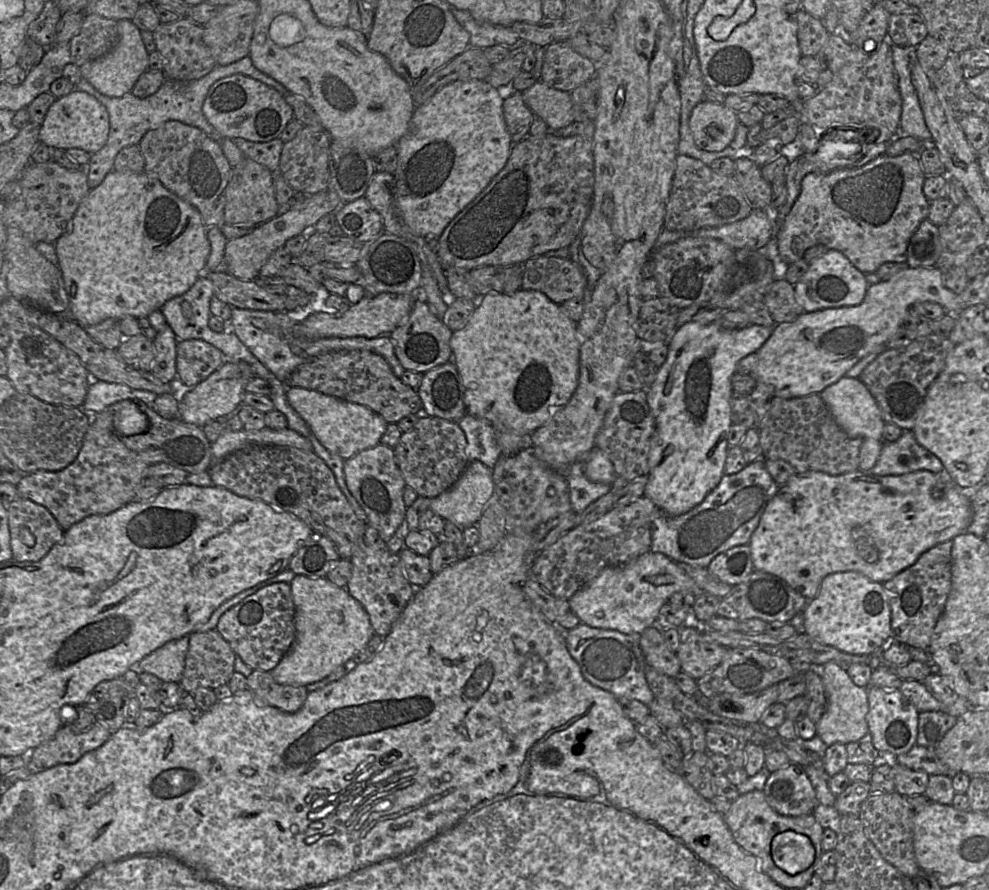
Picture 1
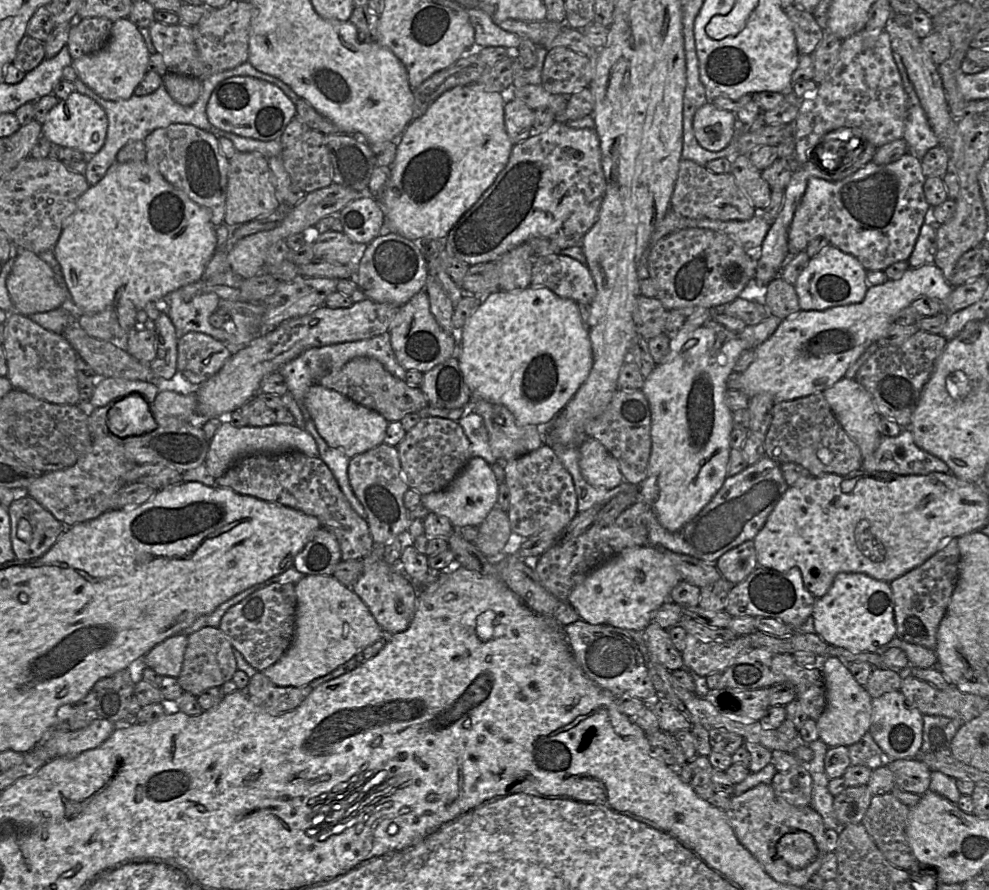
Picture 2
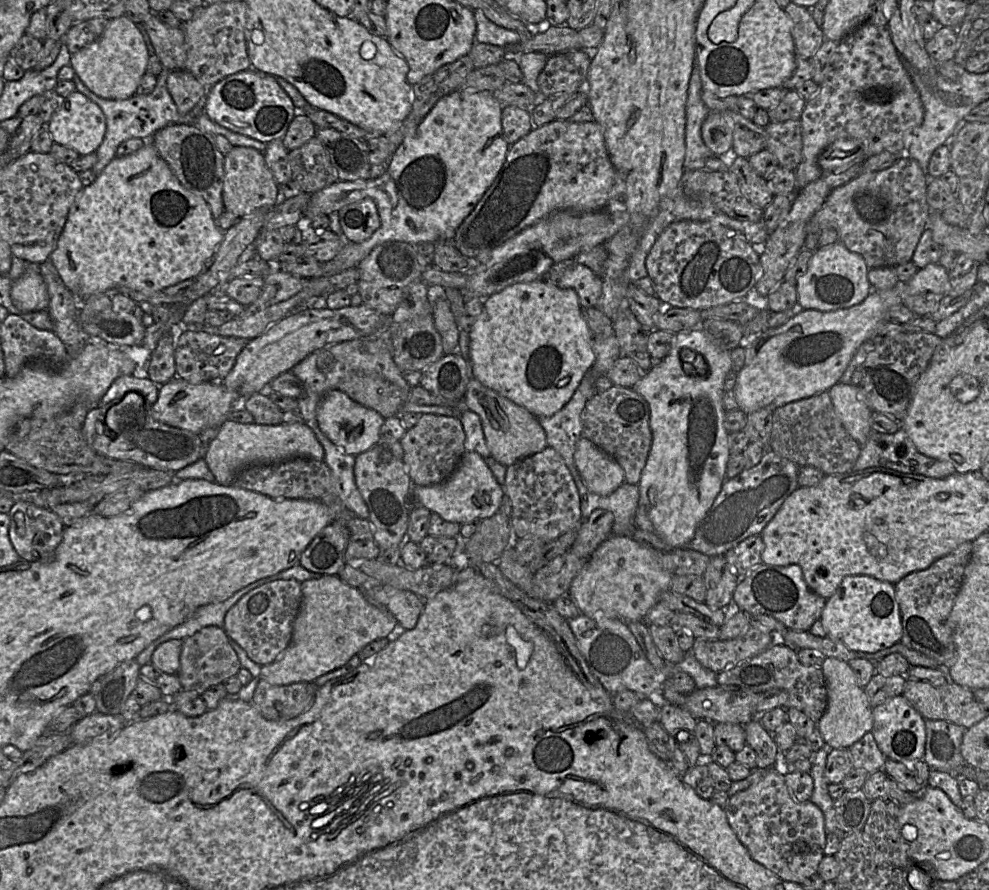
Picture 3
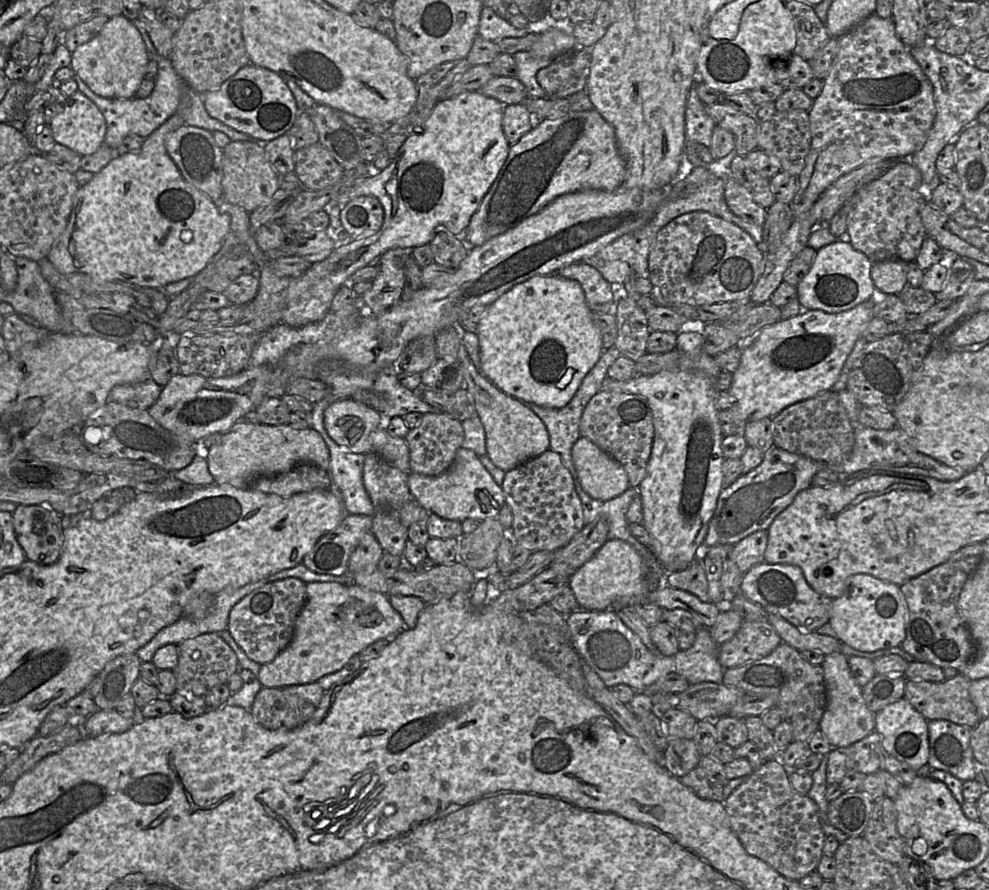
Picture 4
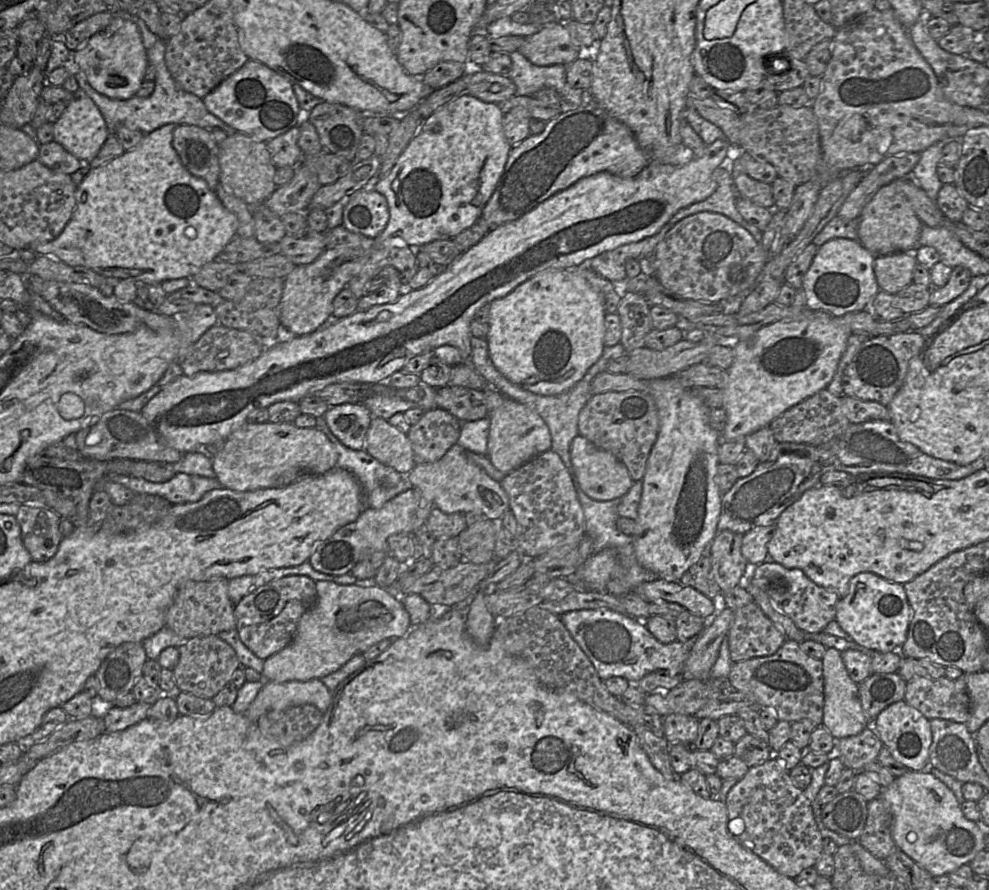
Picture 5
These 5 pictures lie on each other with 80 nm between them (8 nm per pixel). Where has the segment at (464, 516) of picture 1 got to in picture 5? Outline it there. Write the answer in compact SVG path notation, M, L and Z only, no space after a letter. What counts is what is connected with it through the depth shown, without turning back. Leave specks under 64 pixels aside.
M455 444L438 461L432 463L415 464L407 474L407 481L410 487L418 490L421 495L438 508L443 513L462 513L474 512L480 514L485 519L500 521L504 513L509 510L509 498L501 483L492 479L481 467L472 462L466 456L466 449Z

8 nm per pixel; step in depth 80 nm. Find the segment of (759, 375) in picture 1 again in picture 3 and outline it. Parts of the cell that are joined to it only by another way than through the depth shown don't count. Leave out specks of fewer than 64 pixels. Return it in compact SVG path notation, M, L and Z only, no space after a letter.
M939 263L928 264L919 269L906 283L899 282L890 290L873 289L863 302L850 308L829 312L815 309L802 310L779 327L769 328L750 340L741 339L739 345L745 349L745 365L737 374L733 389L738 408L746 414L762 408L776 409L790 402L828 391L840 381L859 346L870 339L879 324L886 322L884 314L889 308L903 304L906 297L916 294L930 292L941 297L948 293L948 285L948 270Z

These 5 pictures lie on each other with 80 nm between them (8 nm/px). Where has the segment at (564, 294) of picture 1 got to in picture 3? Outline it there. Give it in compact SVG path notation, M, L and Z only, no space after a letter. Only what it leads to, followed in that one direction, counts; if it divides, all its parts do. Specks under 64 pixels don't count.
M574 259L552 265L543 279L562 289L574 289L583 308L596 307L602 294L601 276Z

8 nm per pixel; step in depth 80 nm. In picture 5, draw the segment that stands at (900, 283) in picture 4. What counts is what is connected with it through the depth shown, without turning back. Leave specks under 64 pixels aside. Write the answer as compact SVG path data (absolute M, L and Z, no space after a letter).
M896 252L876 257L873 268L880 291L896 295L912 284L917 264L912 252Z

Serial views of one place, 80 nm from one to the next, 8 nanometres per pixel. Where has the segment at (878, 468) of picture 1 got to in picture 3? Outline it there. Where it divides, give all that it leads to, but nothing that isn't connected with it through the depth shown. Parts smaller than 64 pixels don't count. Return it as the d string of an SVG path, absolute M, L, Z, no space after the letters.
M902 428L894 434L872 432L866 443L861 446L853 471L863 471L874 467L889 468L903 474L917 474L930 478L945 478L955 473L950 463L920 453Z

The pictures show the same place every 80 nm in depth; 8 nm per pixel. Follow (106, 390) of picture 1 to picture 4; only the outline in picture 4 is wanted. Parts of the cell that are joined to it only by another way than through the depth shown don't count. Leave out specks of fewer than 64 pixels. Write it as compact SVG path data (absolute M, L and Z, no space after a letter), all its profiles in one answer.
M148 378L136 384L116 385L110 391L107 402L118 402L132 408L148 410L159 398L162 386Z

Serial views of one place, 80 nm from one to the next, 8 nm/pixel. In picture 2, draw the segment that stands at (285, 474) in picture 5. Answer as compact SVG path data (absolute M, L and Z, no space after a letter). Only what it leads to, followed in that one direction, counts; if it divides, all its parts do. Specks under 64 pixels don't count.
M225 418L209 444L205 465L215 479L222 477L227 470L244 456L257 453L285 453L298 451L310 457L318 457L319 449L312 435L295 424L274 424L264 427L234 427Z

